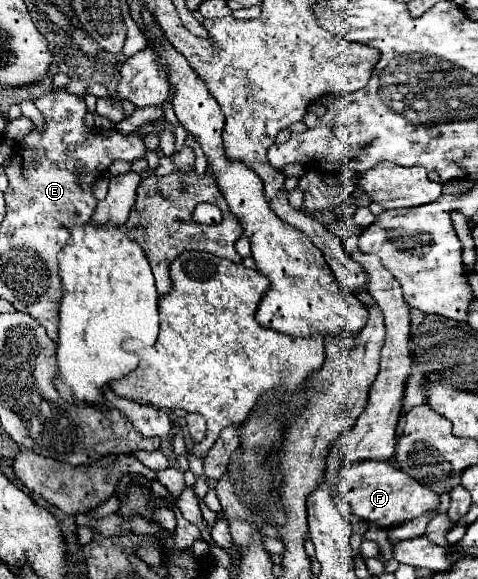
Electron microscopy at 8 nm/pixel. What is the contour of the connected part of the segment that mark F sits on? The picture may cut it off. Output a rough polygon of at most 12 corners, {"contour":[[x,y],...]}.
{"contour":[[390,463],[344,465],[337,491],[388,529],[440,503]]}

